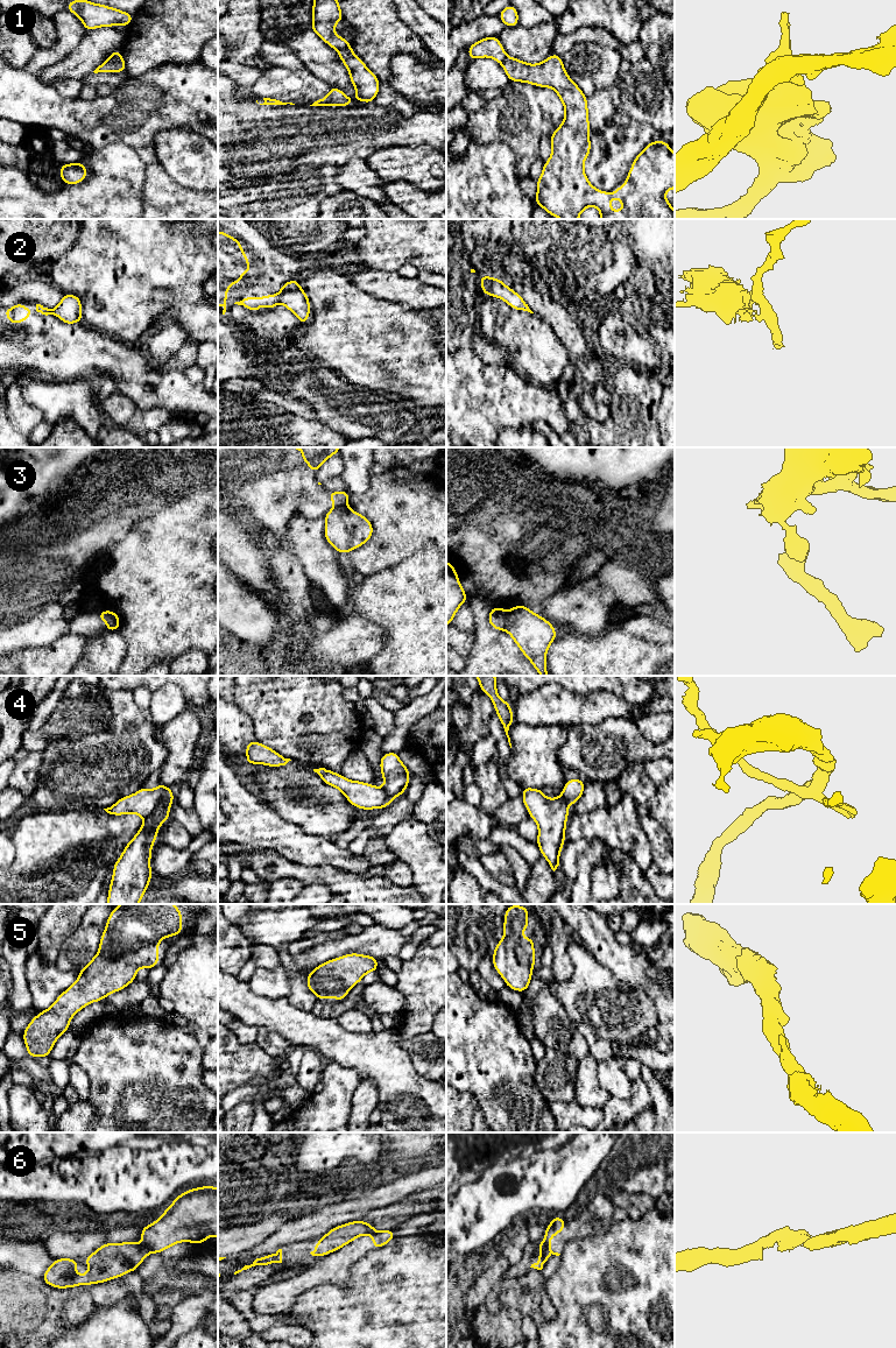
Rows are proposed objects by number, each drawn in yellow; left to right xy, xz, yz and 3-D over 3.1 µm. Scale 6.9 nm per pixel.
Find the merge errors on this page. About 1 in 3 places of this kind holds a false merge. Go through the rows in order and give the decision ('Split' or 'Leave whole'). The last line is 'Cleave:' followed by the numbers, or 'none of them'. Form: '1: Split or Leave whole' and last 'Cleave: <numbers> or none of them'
1: Split
2: Split
3: Split
4: Split
5: Leave whole
6: Split
Cleave: 1, 2, 3, 4, 6

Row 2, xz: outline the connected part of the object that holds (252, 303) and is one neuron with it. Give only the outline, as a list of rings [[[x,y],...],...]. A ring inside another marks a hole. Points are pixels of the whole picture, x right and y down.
[[[276,292],[273,297],[266,294],[263,297],[242,297],[240,302],[234,304],[242,305],[251,311],[260,311],[260,303],[263,302],[267,310],[271,310],[278,303],[281,303],[280,295]]]

